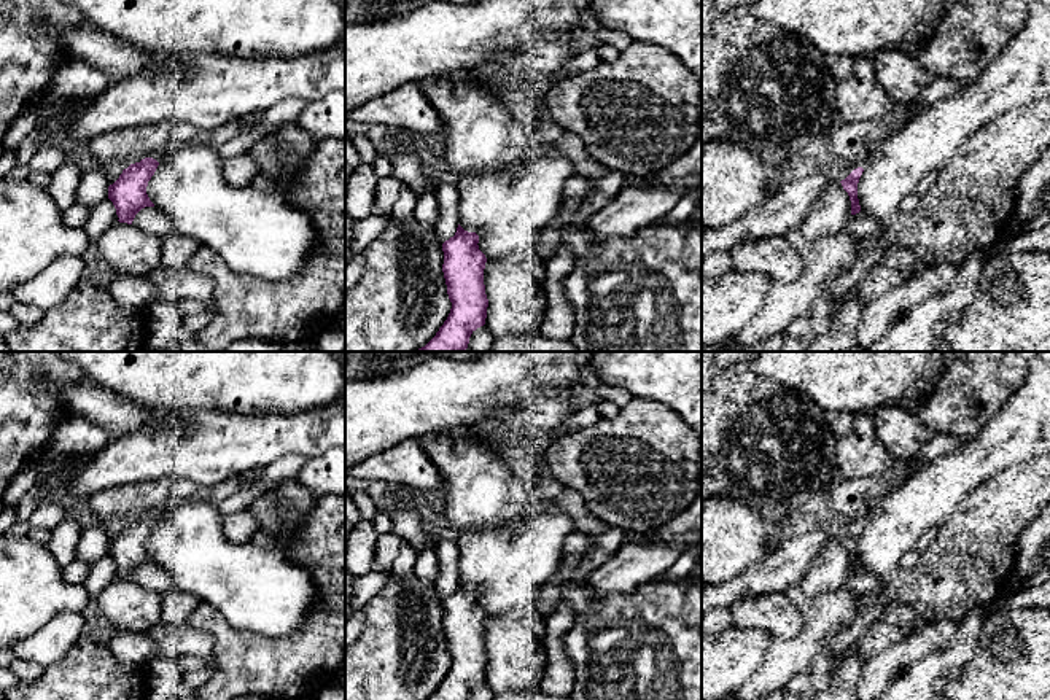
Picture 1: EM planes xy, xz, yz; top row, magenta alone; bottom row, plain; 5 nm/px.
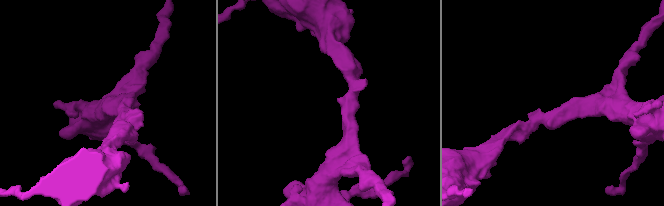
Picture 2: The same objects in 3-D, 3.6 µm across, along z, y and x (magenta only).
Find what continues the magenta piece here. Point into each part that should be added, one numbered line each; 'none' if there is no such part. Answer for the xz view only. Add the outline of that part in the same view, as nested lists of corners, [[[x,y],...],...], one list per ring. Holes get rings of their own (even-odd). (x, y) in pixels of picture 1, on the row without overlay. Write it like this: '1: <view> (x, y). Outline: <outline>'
none

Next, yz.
1: yz (845, 527). Outline: [[[861,517],[861,519],[854,519],[854,520],[848,520],[848,522],[843,522],[840,525],[837,525],[835,531],[838,533],[838,536],[845,536],[854,525],[858,523],[862,523],[865,525],[867,519],[865,517]]]

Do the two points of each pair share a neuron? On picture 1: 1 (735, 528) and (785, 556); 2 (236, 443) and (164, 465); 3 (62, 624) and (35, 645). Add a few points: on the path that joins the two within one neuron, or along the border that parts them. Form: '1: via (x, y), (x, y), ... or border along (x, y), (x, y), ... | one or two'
1: border along (767, 552), (737, 576) | two
2: via (218, 446), (182, 447) | one
3: via (56, 630), (42, 645) | one

